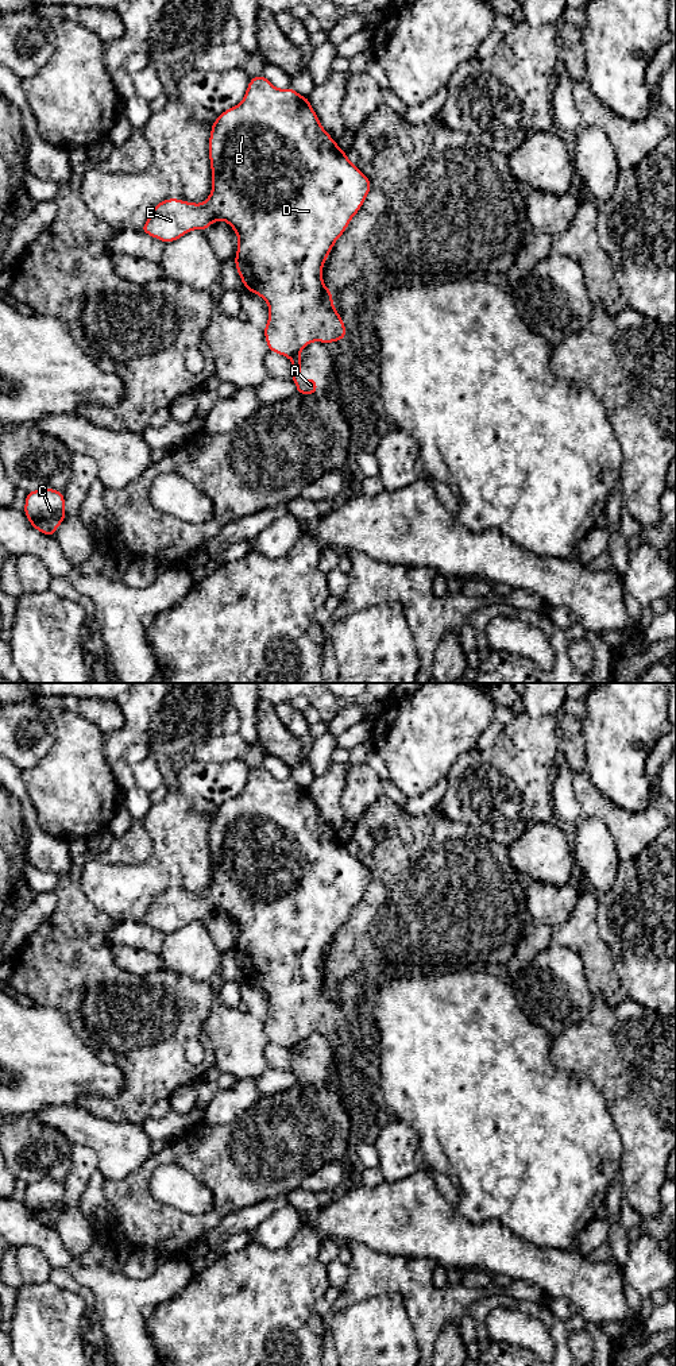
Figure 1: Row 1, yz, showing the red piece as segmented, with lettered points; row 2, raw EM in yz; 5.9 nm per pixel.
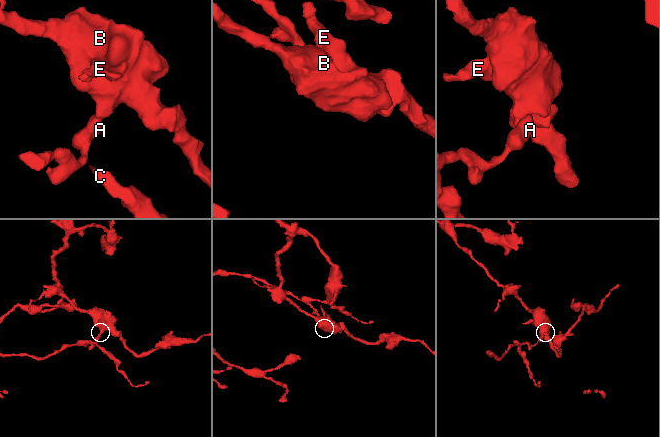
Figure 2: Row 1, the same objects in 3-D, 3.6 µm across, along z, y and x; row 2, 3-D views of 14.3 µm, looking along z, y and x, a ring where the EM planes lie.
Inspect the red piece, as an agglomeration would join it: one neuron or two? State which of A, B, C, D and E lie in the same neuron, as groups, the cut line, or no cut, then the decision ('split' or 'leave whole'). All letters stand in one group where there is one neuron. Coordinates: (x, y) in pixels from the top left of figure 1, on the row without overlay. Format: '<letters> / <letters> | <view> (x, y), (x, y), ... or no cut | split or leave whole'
A C / B D E | yz (298, 1041), (290, 1048) | split

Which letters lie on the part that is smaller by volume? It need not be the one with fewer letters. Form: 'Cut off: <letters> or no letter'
Cut off: A, C

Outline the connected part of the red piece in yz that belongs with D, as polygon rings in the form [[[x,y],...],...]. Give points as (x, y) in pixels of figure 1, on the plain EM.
[[[263,765],[250,771],[244,790],[225,800],[212,815],[209,827],[212,883],[201,894],[167,890],[157,895],[142,923],[170,934],[193,921],[206,922],[217,911],[231,917],[239,937],[235,957],[244,980],[262,988],[269,996],[264,1029],[269,1042],[291,1049],[312,1033],[333,1034],[345,1029],[343,1010],[335,1000],[332,983],[322,972],[322,957],[336,931],[370,884],[371,873],[351,854],[339,836],[322,819],[309,790],[293,779],[278,780]]]

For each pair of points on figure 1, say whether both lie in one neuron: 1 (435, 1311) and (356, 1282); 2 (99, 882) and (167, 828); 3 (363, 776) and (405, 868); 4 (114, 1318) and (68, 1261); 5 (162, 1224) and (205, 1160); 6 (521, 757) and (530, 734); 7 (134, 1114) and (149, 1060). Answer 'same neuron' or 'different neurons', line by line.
1: same neuron
2: same neuron
3: different neurons
4: same neuron
5: same neuron
6: same neuron
7: same neuron

